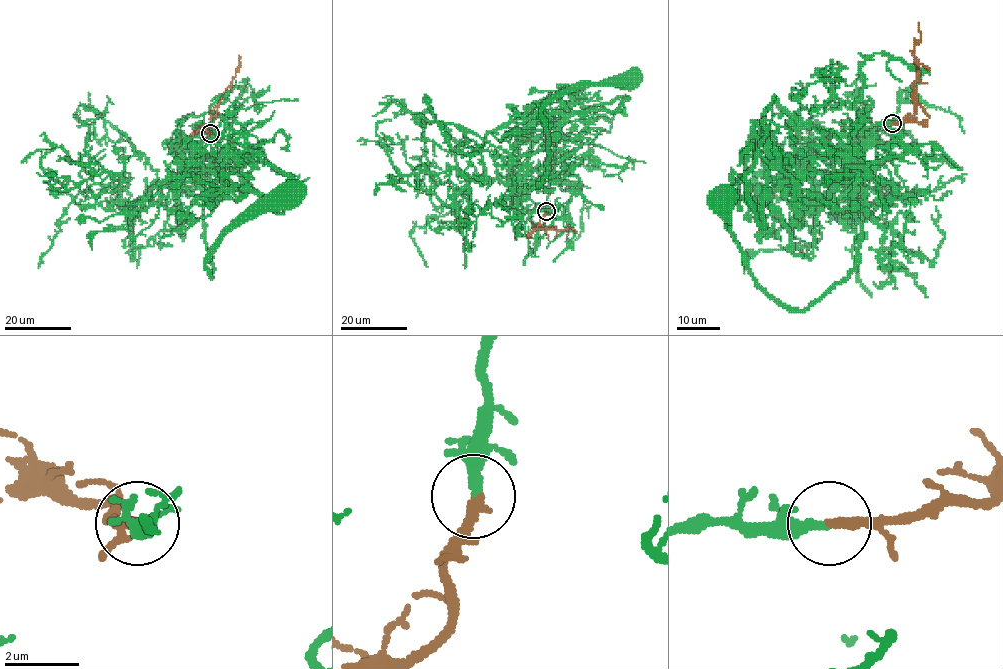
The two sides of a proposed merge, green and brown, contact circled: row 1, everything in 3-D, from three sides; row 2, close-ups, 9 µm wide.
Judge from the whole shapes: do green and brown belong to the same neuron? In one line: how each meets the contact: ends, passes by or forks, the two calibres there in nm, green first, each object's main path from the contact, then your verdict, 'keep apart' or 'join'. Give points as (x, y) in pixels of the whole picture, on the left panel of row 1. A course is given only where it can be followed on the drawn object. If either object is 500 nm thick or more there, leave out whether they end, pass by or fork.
green forks; brown passes by; calibres 190 and 200 nm; course green (210, 133), (186, 140), (183, 167), (202, 194), (212, 277), (211, 250), (291, 190); course brown (210, 133), (204, 130), (222, 93), (239, 70), (239, 56); join

